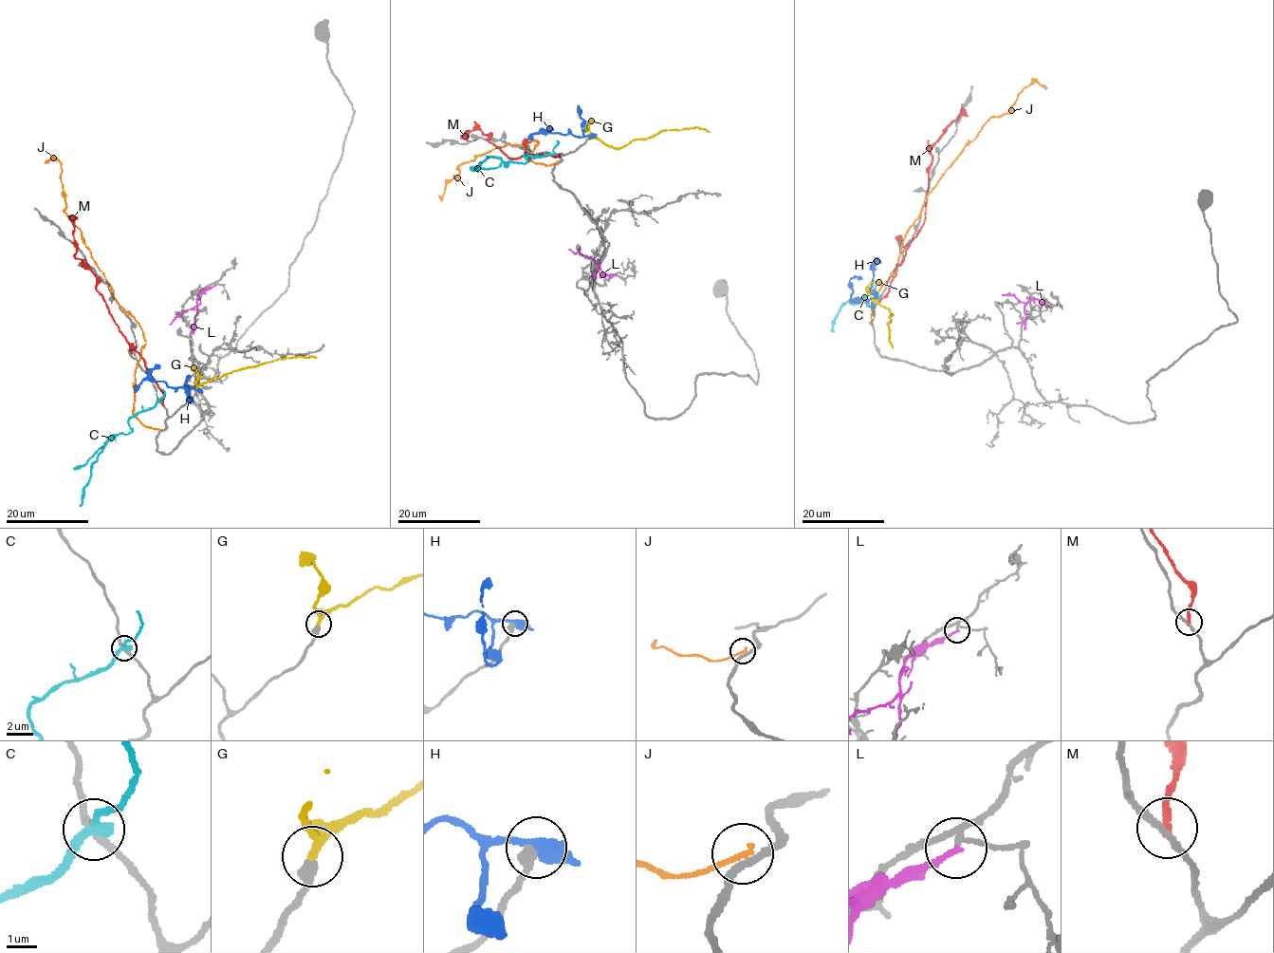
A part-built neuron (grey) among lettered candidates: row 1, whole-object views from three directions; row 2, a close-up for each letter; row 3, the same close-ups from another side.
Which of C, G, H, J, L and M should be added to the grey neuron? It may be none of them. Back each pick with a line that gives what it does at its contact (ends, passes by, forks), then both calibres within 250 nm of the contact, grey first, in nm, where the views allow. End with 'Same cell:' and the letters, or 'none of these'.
G: it passes by | 420/240 nm
Same cell: G

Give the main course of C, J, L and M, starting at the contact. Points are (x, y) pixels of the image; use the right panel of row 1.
C: (880, 297), (870, 292), (865, 298), (867, 306), (863, 296), (843, 304), (830, 330)
J: (871, 322), (877, 294), (928, 195), (1018, 93), (1034, 82), (1045, 89)
L: (1047, 305), (1036, 299), (1024, 303), (1014, 295), (1002, 295)
M: (879, 303), (889, 289), (896, 269), (925, 219), (931, 150), (954, 120), (963, 114), (968, 116)

